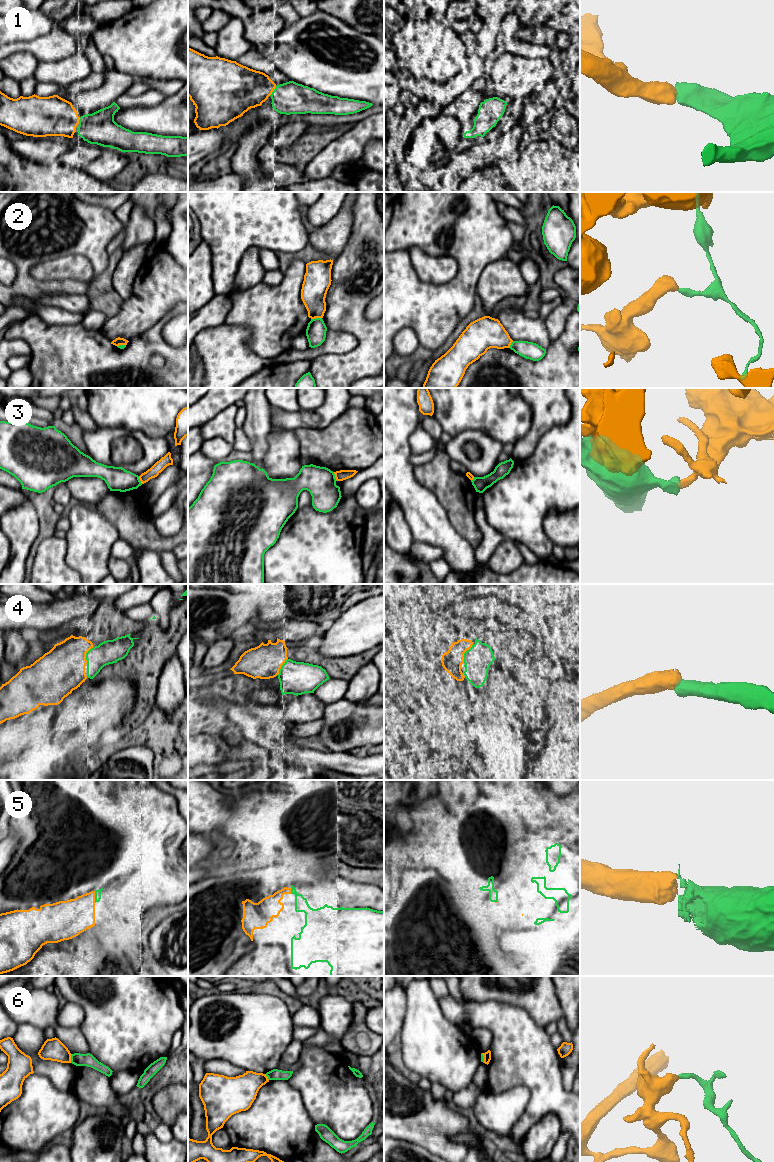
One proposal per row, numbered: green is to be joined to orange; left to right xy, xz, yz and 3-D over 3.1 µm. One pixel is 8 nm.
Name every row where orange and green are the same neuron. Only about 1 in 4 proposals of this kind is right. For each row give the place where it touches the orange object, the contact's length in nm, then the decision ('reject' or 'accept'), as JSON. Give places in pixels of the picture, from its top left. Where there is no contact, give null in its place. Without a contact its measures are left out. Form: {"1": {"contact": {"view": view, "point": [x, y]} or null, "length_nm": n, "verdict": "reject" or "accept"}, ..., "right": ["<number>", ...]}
{"1": {"contact": {"view": "xz", "point": [273, 90]}, "length_nm": 100, "verdict": "accept"}, "2": {"contact": {"view": "xz", "point": [316, 317]}, "length_nm": 90, "verdict": "reject"}, "3": {"contact": {"view": "xz", "point": [335, 476]}, "length_nm": 80, "verdict": "reject"}, "4": {"contact": {"view": "yz", "point": [464, 652]}, "length_nm": 170, "verdict": "accept"}, "5": {"contact": {"view": "xy", "point": [94, 897]}, "length_nm": 100, "verdict": "accept"}, "6": {"contact": {"view": "xy", "point": [70, 1058]}, "length_nm": 70, "verdict": "reject"}, "right": ["1", "4", "5"]}

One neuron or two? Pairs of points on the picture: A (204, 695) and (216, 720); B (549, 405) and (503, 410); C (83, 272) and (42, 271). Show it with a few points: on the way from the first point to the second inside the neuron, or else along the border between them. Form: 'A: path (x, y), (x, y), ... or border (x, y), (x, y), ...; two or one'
A: path (204, 701), (204, 708), (210, 714); one
B: border (523, 398), (532, 413), (529, 430); two
C: path (73, 271), (52, 271); one

